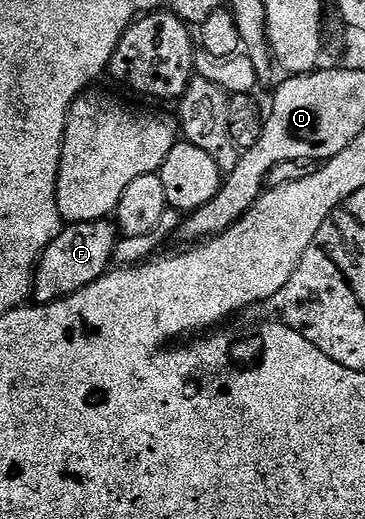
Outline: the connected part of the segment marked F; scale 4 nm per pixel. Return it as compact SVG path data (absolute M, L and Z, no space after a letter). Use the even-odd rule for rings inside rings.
M108 220L65 225L58 237L44 249L34 267L35 301L40 304L56 302L97 282L113 261L117 239L117 227Z

